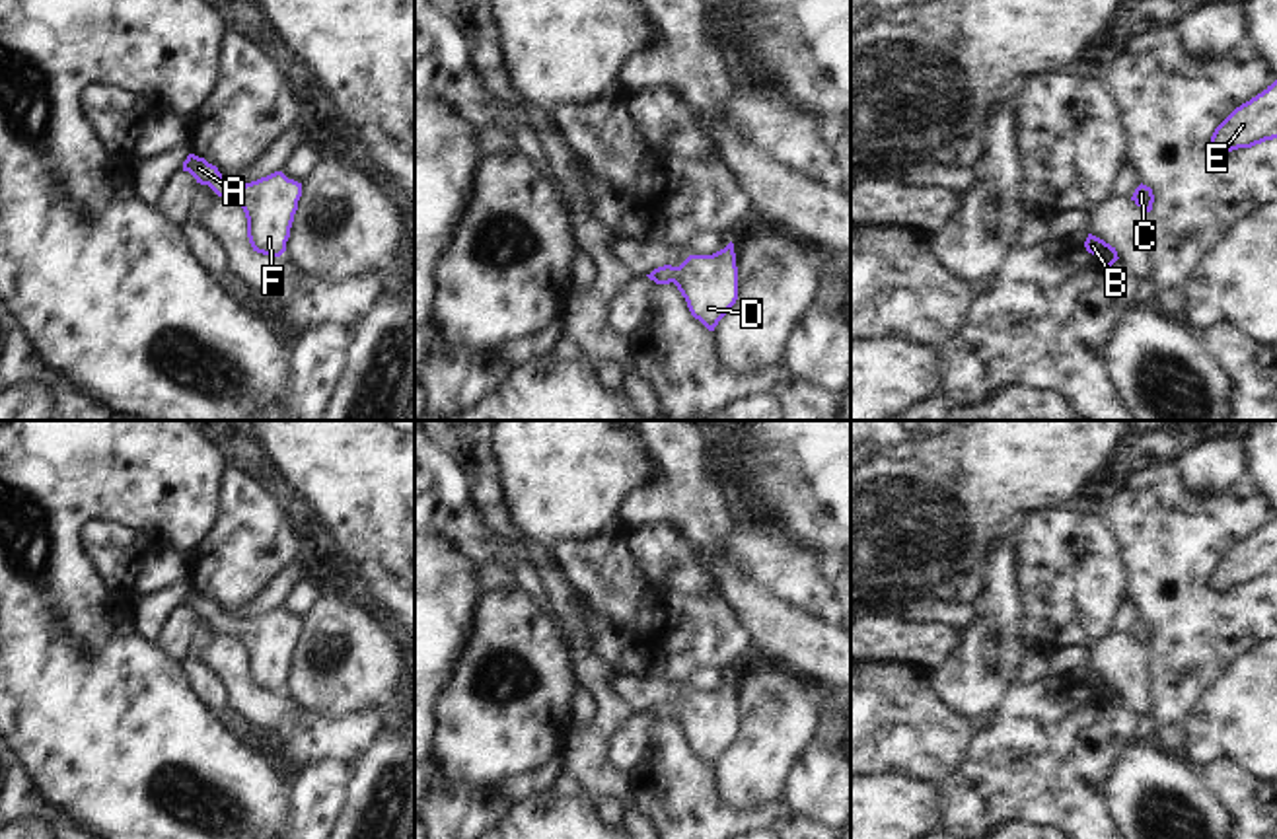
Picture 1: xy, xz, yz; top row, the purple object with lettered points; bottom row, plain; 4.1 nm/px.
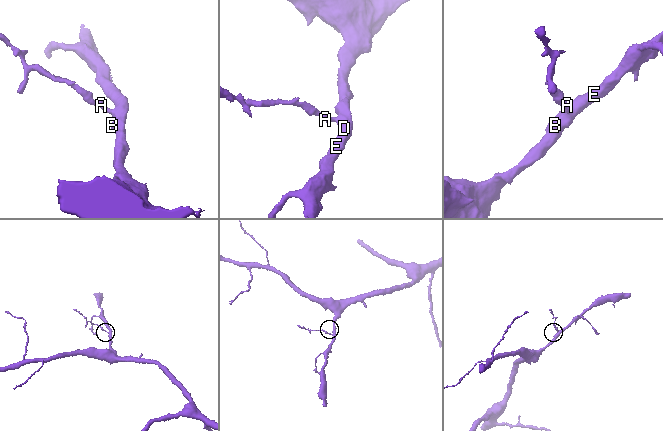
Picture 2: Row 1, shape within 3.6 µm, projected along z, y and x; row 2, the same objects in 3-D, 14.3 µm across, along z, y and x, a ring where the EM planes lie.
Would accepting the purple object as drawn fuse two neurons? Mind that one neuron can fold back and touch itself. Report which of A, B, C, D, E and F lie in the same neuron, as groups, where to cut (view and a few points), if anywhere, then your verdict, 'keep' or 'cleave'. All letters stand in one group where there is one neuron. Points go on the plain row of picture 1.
A B C D E F; no cut; keep

